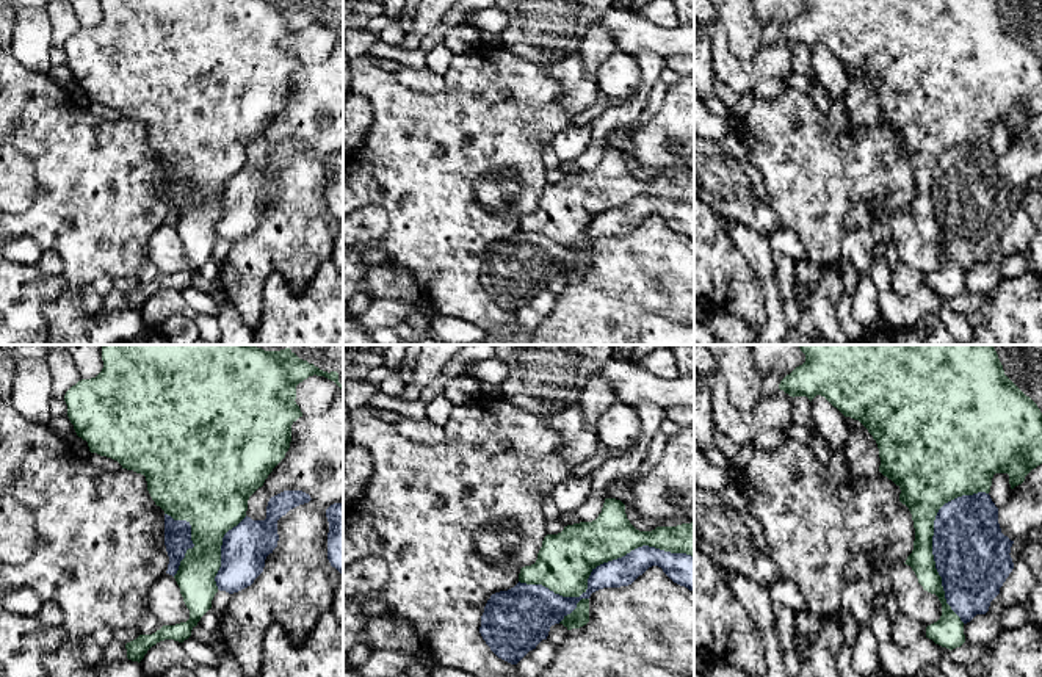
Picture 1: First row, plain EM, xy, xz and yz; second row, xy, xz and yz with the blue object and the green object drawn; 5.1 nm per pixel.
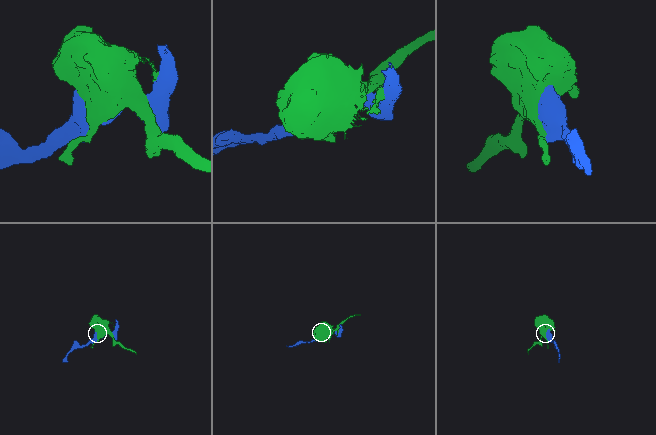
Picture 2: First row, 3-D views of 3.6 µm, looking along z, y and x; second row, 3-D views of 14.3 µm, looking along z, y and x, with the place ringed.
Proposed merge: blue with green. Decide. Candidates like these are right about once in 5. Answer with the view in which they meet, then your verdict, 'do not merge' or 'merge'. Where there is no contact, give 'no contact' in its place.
contact in xz; do not merge

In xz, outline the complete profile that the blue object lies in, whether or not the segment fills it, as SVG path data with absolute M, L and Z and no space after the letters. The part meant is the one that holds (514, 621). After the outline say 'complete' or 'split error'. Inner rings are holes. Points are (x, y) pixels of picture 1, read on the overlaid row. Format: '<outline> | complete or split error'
M642 545L592 569L588 589L580 597L563 597L542 585L520 581L492 594L481 616L479 633L498 658L517 664L547 639L550 627L570 614L581 599L603 588L628 586L652 566L694 592L694 556Z | complete

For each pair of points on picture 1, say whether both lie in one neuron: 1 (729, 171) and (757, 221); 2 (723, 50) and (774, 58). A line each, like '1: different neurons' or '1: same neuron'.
1: same neuron
2: same neuron

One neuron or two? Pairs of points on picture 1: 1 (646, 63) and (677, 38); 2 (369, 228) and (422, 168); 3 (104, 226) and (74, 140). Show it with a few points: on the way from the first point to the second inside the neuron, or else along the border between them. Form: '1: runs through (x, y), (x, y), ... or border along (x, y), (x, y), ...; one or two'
1: border along (633, 55), (652, 50), (665, 60); two
2: border along (361, 206), (386, 212), (389, 229), (381, 240); two
3: runs through (99, 204), (99, 182), (82, 162); one

